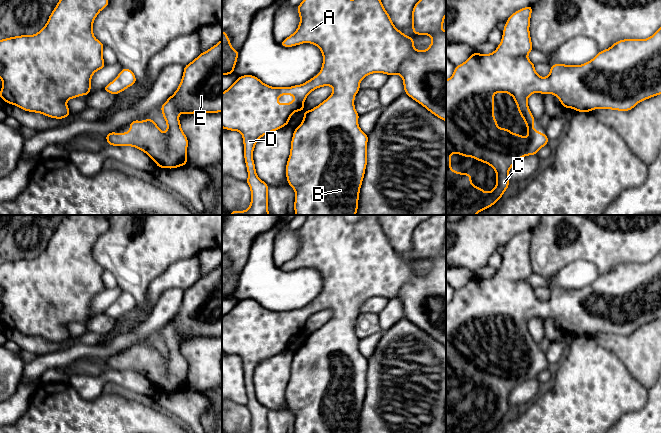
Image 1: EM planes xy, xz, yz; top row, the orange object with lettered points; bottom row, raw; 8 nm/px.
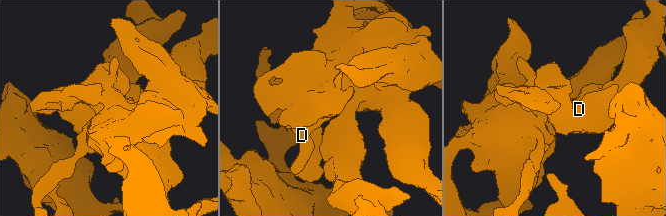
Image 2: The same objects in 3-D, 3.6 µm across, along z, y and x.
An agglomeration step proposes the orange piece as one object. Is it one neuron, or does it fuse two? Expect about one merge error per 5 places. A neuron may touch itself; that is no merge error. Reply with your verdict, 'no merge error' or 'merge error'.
no merge error

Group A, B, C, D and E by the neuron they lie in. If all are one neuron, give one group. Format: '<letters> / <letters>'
A B C D E

